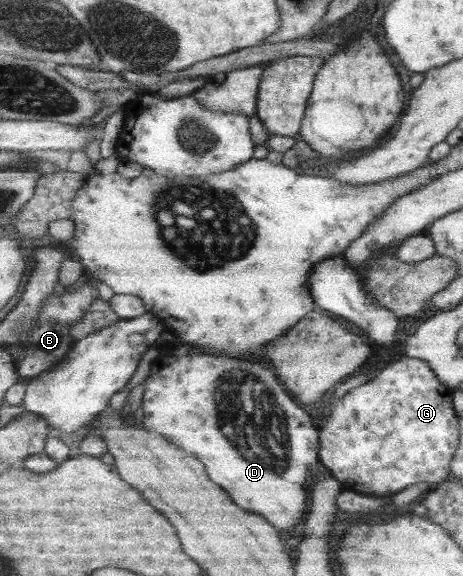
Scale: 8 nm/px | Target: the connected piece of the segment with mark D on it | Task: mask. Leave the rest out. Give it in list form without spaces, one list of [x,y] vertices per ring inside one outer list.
[[[169,353],[162,354],[151,363],[149,375],[143,383],[147,383],[143,423],[148,430],[167,435],[177,445],[181,445],[184,452],[197,455],[207,465],[210,478],[223,486],[243,509],[266,517],[281,531],[291,529],[303,521],[307,509],[305,483],[309,479],[309,467],[320,462],[320,431],[313,427],[309,413],[289,397],[289,393],[269,369],[239,357],[193,357],[193,353],[177,357]]]

